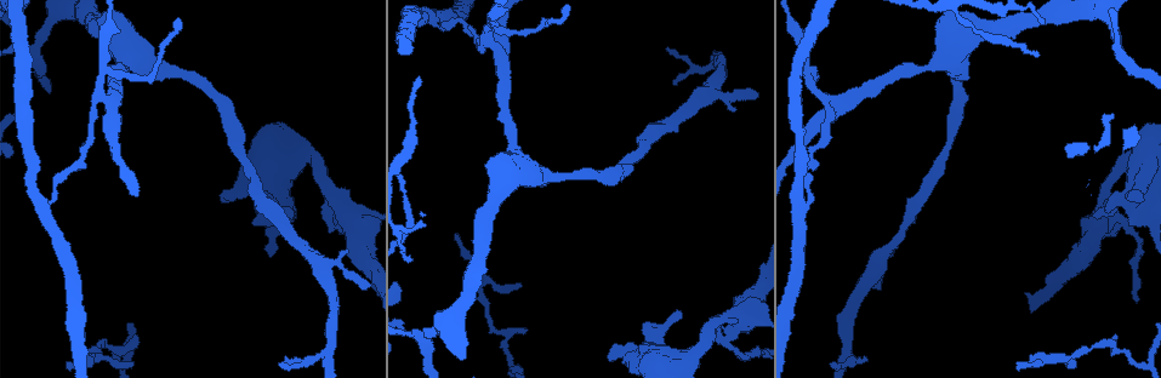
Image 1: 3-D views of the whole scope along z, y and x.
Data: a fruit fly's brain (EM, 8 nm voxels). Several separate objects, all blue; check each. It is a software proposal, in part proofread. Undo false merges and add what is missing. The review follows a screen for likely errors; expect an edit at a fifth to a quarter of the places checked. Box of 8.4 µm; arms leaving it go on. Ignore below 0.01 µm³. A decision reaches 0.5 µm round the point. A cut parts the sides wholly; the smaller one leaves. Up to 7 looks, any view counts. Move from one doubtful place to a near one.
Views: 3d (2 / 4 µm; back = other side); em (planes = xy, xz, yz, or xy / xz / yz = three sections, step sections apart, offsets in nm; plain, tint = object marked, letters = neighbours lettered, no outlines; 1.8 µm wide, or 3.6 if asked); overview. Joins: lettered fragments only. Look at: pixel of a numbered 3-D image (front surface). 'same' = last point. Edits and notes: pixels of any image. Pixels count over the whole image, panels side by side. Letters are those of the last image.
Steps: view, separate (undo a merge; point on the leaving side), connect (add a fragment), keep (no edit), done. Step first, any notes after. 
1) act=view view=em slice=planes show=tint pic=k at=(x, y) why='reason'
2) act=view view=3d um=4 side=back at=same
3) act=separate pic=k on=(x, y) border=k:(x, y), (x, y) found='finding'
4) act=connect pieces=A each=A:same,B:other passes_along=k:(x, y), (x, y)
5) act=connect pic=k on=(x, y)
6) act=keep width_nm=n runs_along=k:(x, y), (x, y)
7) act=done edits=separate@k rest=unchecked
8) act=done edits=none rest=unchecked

act=view view=em slice=xz step=16 show=tint pic=1 at=(1116, 47) why='calibre changes'

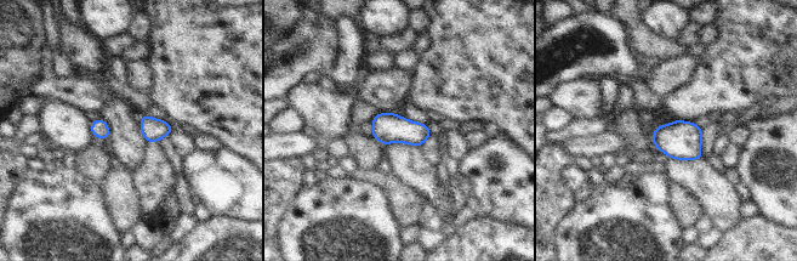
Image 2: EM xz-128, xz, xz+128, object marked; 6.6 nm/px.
act=view view=em slice=planes show=letters at=same

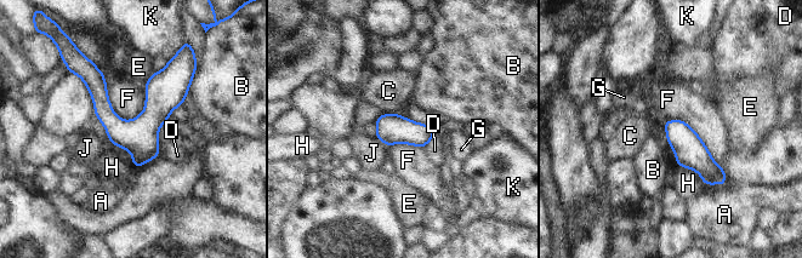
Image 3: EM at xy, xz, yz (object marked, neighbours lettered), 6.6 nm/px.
act=keep each=A:other,B:other,C:other,D:other,E:other,F:other,G:other,H:other,J:other,K:other border=3:(104, 80), (120, 118), (141, 114) found='all the same neuron'

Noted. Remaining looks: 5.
act=view view=3d um=4 pic=1 at=(488, 278) why='a fork'

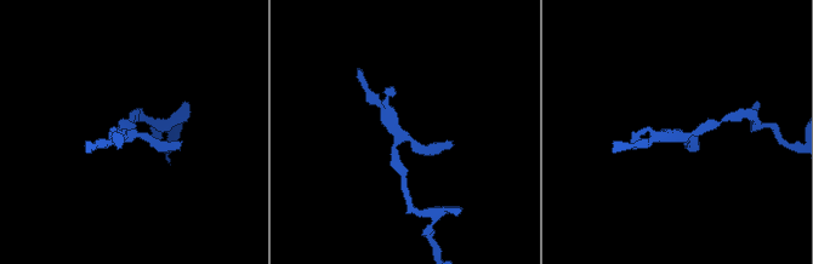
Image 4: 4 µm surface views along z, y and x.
act=view view=em slice=xz step=8 show=letters pic=4 at=(126, 131) why='need the tissue'

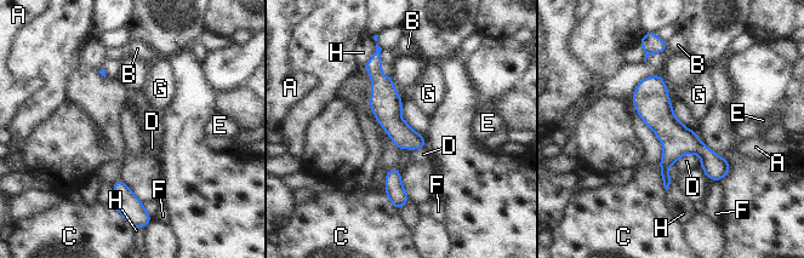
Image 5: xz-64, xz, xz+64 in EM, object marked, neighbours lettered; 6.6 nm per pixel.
act=keep longest_contact=H:200nm each=A:other,B:other,C:other,D:other,E:other,F:other,G:other,H:other runs_along=5:(646, 80), (655, 110), (725, 170) found='one neuron here'

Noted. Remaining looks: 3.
act=view view=3d um=2 pic=1 at=(804, 208) why='branch point'

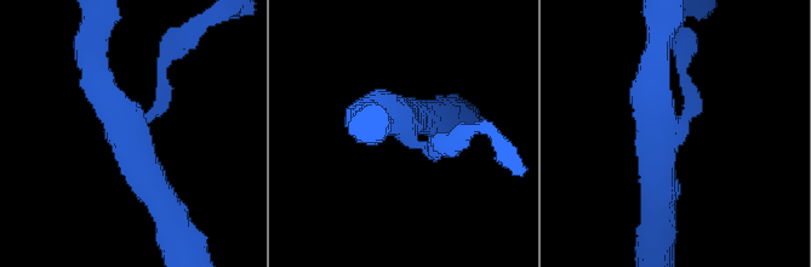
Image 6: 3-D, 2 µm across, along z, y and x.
act=view view=em slice=planes show=tint pic=6 at=(401, 127) arms=3

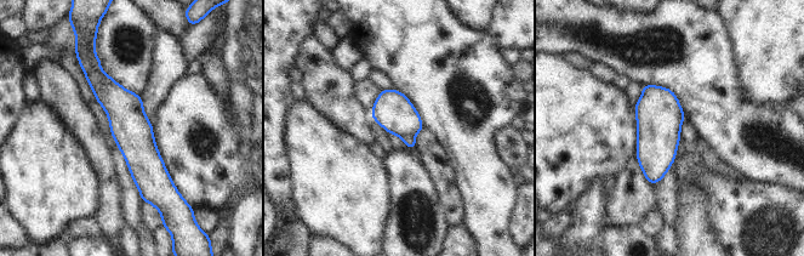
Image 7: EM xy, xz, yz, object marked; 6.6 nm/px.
act=view view=em slice=planes show=letters at=same

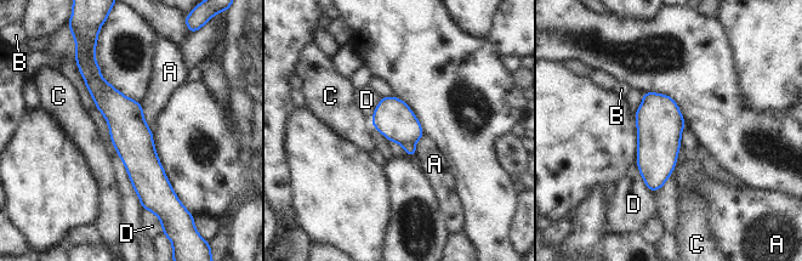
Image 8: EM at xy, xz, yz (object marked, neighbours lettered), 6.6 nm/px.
act=separate pic=8 on=(393, 118) width_nm=260 each=A:other,B:other,C:other,D:other border=8:(414, 142), (404, 142), (402, 145) found='two neurons meet here'

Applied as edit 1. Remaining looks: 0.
act=done edits=separate@8 rest=unchecked

